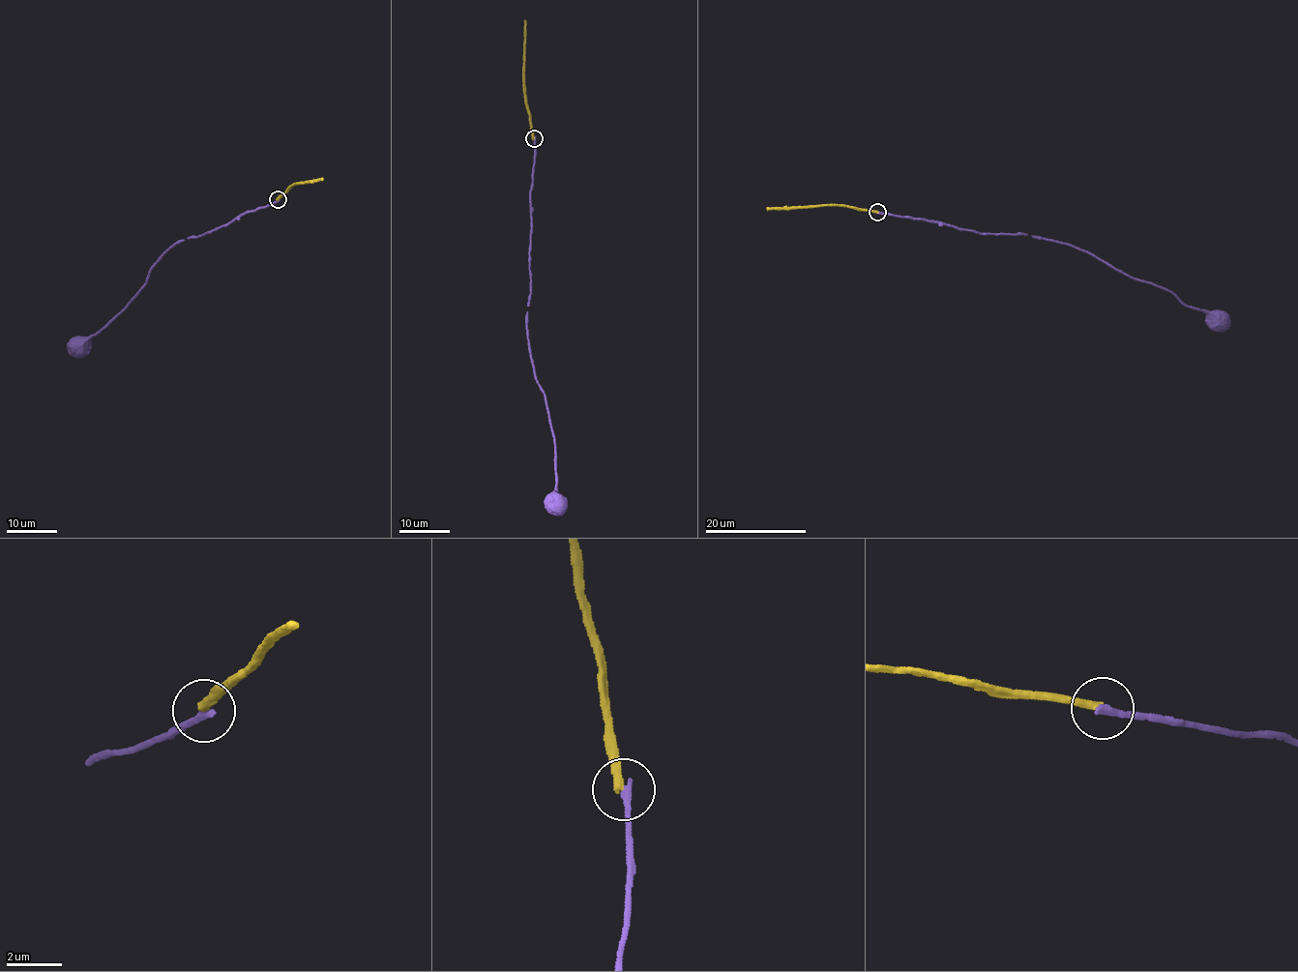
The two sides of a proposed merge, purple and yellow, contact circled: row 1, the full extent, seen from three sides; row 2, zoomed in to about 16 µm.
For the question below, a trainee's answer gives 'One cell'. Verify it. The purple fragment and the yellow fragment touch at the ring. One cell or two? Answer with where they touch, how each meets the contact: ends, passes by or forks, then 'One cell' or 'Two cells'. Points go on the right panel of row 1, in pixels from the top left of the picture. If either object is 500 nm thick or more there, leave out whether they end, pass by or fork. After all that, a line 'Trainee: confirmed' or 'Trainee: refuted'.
Place: (877, 212). At the ring purple ends. At the ring yellow ends. Two cells
Trainee: refuted

